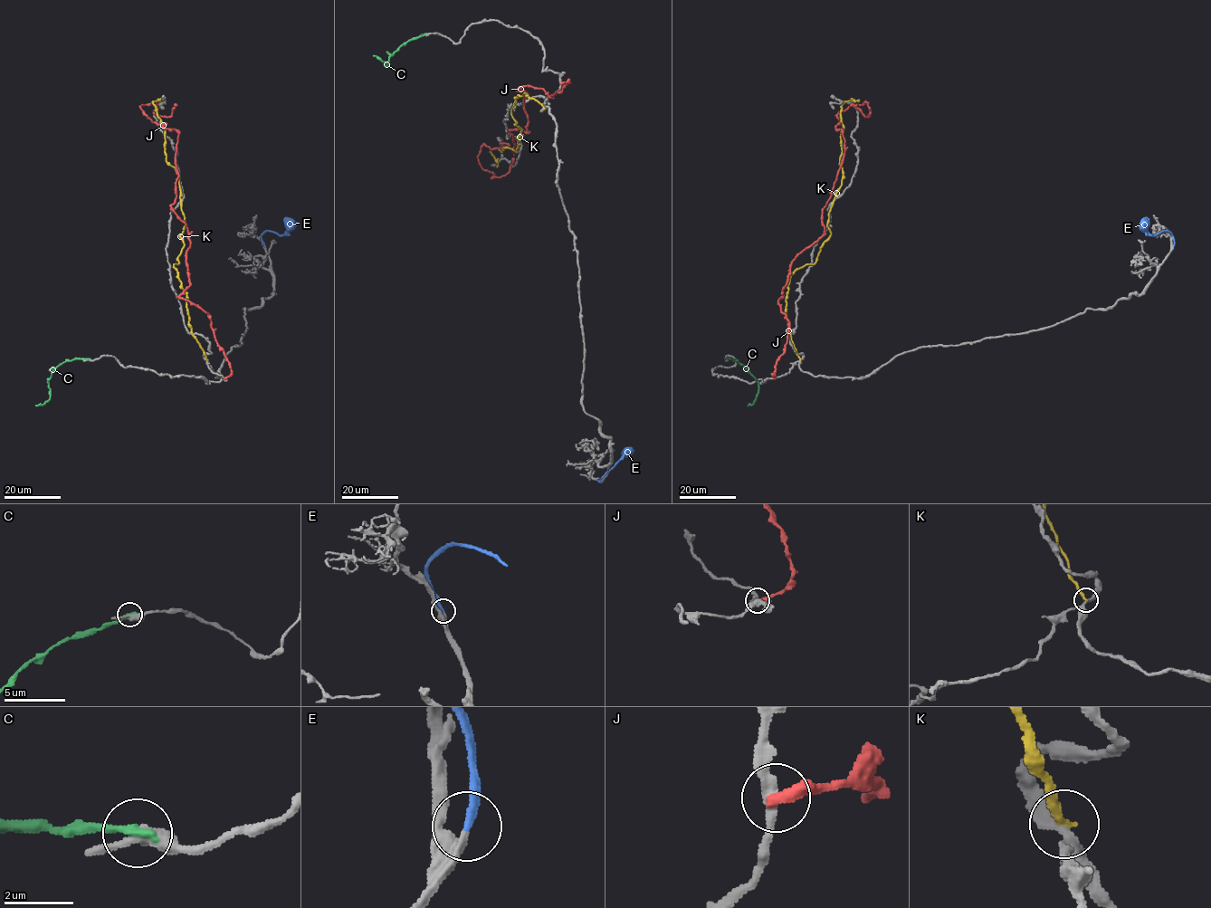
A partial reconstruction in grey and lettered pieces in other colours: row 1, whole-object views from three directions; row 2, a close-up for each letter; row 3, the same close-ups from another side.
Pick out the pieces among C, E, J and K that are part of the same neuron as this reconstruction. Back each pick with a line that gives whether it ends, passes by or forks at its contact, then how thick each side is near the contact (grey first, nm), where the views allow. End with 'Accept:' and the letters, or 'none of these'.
E: It ends there. Thickness 280 nm (grey) against 240 nm
Accept: E

